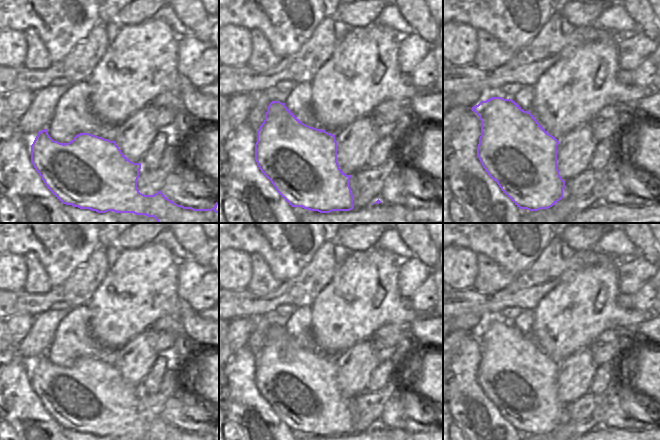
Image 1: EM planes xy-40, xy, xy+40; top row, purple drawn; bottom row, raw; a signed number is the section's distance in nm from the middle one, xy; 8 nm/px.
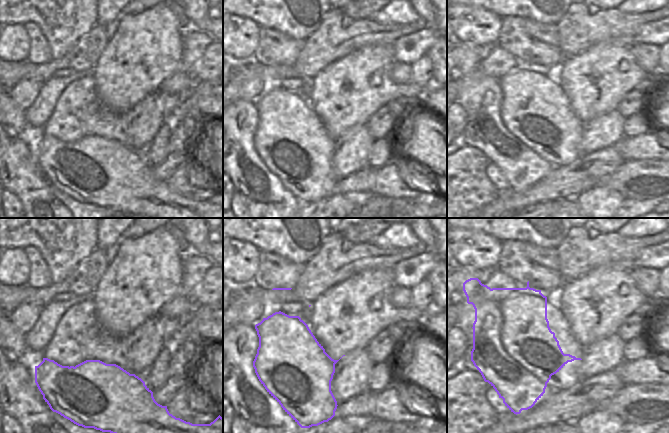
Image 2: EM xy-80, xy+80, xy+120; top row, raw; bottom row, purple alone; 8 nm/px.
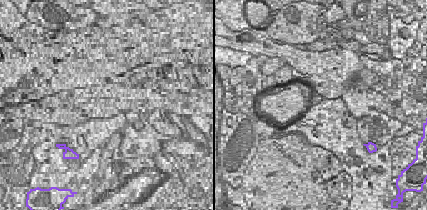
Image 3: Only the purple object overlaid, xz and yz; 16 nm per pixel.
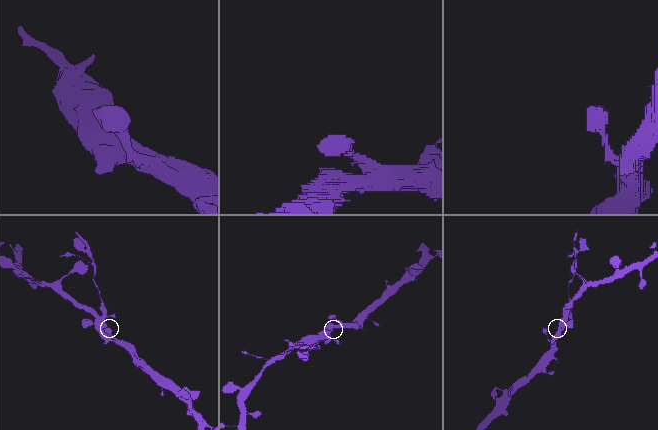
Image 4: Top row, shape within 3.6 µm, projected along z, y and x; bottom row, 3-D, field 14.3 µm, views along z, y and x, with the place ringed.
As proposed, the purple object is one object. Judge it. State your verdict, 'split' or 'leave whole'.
split

